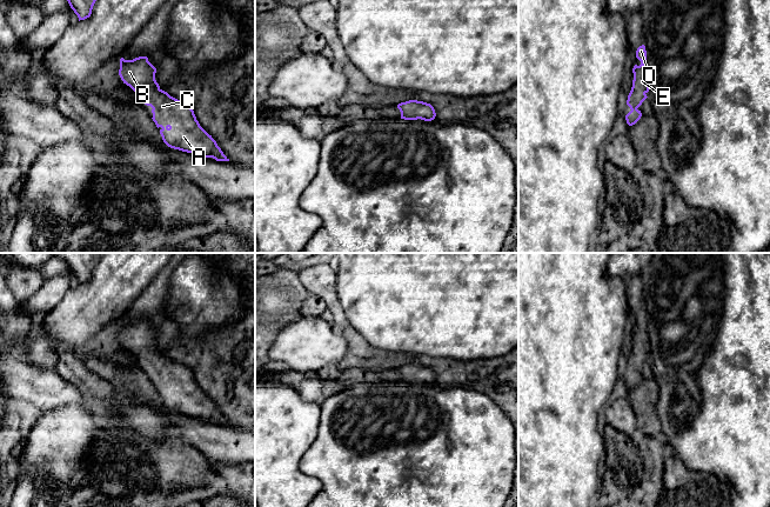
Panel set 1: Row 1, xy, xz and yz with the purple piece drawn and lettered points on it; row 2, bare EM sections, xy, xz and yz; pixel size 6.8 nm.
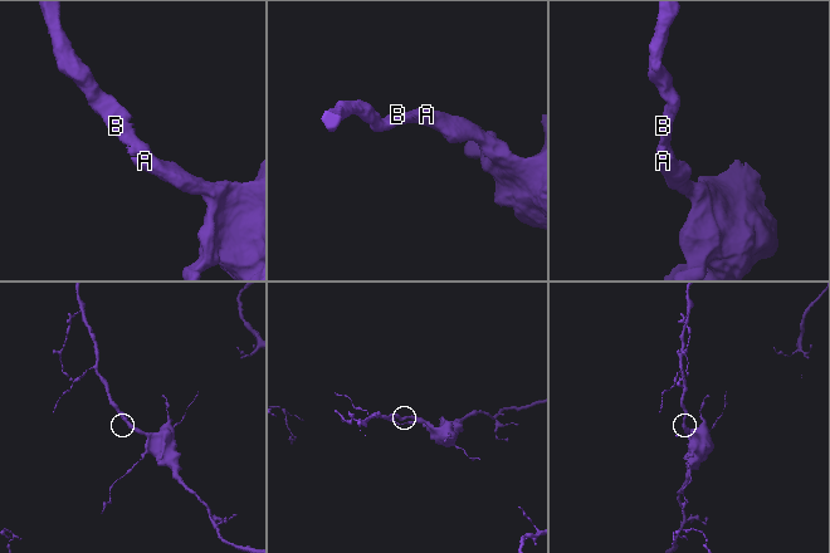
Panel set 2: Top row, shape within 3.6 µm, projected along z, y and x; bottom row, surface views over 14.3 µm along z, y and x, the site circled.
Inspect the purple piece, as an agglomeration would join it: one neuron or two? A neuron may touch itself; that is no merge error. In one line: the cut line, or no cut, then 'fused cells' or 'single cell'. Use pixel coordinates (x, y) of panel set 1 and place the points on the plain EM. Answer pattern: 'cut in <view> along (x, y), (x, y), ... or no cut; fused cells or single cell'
no cut; single cell

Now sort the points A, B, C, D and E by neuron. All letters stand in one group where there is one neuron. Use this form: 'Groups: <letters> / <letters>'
Groups: A B C D E

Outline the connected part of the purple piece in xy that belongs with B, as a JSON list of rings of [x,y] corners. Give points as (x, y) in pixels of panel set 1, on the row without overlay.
[[[147,320],[120,322],[121,343],[136,356],[142,367],[153,372],[152,382],[161,392],[163,406],[174,413],[229,425],[212,399],[200,389],[192,371],[160,352],[155,336],[156,332]]]

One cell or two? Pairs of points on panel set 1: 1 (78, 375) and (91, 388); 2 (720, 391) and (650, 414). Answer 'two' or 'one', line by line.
1: one
2: two

